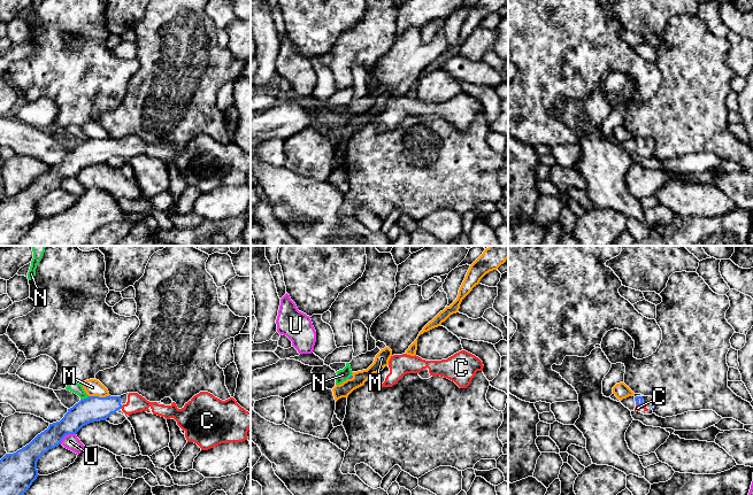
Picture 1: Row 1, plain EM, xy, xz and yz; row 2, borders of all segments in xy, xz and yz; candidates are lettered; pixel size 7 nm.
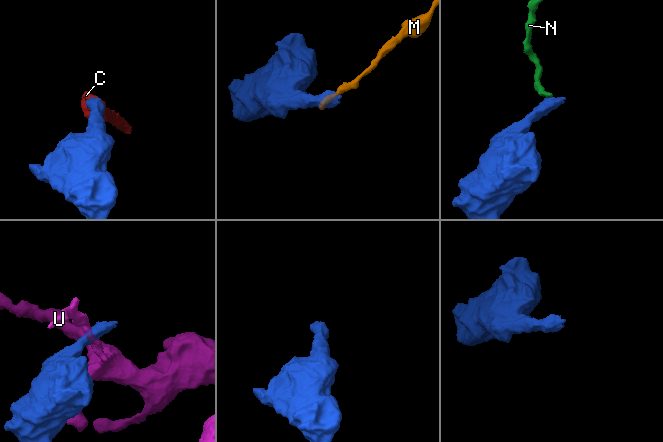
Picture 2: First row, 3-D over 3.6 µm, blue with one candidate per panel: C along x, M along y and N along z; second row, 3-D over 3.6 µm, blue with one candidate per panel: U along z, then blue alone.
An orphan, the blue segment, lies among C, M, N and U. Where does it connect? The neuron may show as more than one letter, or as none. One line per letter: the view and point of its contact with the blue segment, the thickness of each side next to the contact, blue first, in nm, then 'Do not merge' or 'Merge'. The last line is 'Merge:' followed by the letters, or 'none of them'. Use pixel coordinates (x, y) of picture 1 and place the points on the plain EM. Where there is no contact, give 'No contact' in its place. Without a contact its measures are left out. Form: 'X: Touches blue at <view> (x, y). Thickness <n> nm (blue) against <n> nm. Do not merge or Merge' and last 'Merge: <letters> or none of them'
C: Touches blue at xy (121, 149). Thickness 180 nm (blue) against 130 nm. Merge
M: Touches blue at xy (98, 139). Thickness 180 nm (blue) against 120 nm. Do not merge
N: Touches blue at xy (84, 141). Thickness 180 nm (blue) against 80 nm. Do not merge
U: Touches blue at xy (66, 177). Thickness 170 nm (blue) against 110 nm. Do not merge
Merge: C

